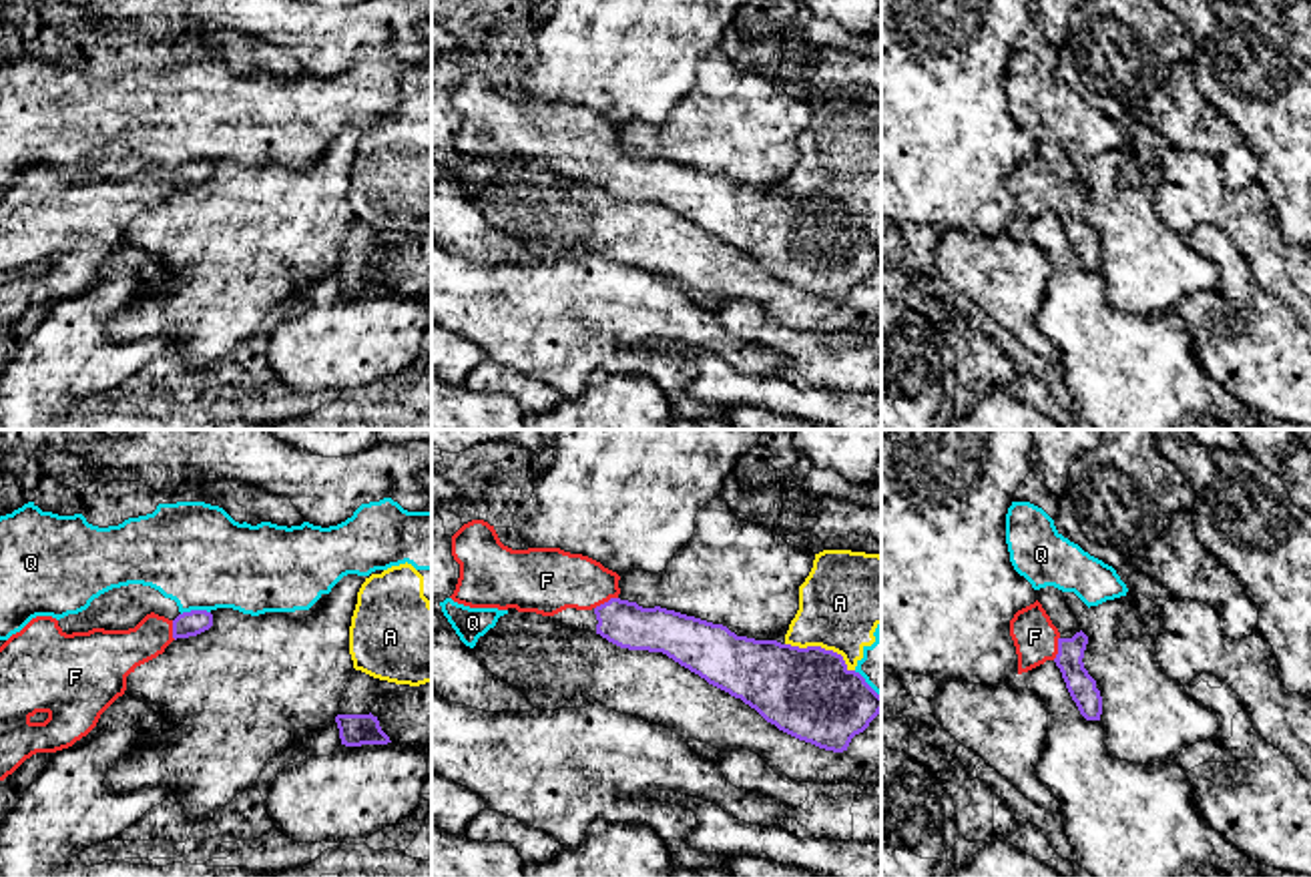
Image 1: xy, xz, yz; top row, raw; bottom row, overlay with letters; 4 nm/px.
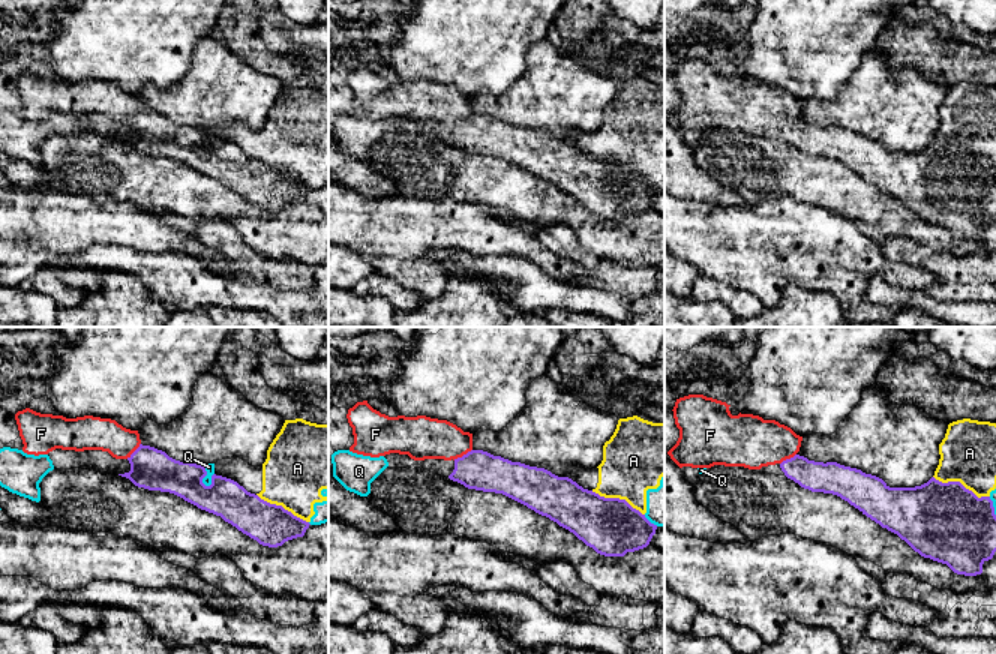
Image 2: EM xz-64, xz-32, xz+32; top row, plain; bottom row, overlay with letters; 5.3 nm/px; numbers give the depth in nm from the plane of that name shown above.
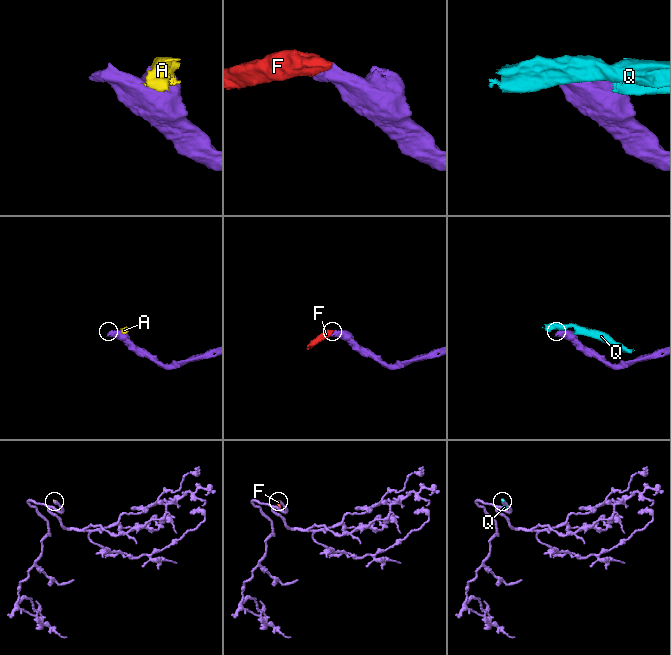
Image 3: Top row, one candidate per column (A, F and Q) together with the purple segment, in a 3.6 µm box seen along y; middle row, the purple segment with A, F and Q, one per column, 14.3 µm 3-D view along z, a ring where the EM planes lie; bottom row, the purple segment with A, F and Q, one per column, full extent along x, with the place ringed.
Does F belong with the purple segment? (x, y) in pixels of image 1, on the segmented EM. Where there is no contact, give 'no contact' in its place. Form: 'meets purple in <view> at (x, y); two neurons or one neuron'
meets purple in xz at (605, 603); one neuron

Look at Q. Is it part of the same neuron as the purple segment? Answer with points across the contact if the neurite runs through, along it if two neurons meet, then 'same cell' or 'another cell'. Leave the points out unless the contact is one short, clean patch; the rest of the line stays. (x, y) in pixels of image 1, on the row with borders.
another cell

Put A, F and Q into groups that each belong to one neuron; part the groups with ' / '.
A Q / F

